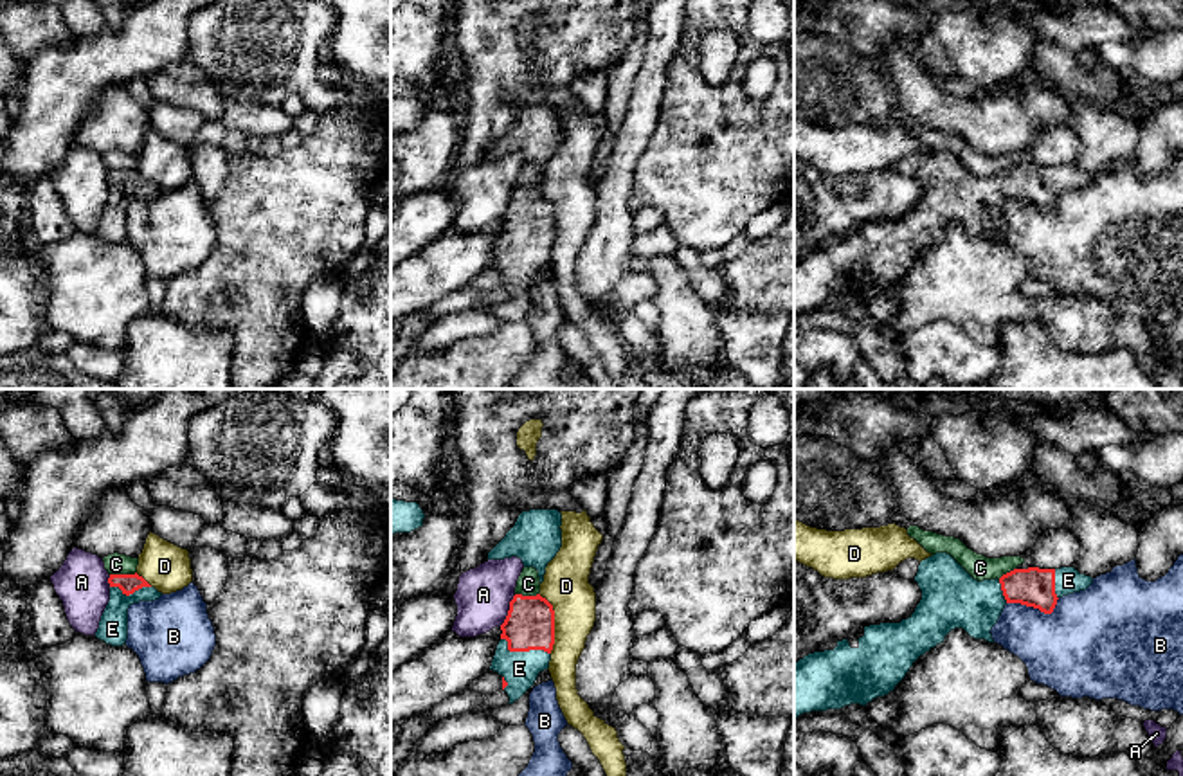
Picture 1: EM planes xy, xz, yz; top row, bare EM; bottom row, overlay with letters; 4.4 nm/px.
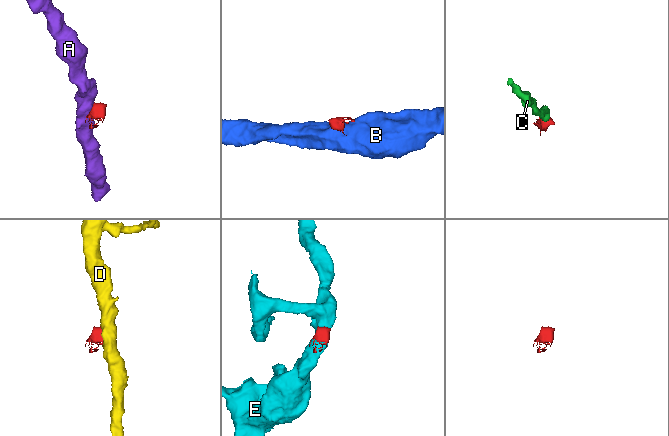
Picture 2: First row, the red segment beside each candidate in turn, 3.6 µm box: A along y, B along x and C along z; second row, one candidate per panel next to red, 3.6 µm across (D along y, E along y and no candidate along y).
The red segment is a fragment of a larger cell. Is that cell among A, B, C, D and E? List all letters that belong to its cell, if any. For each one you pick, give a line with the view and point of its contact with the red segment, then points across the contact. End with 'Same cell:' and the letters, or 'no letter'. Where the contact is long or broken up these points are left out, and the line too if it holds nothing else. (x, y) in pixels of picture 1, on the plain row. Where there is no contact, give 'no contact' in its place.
E: meets red in xz at (523, 247)
Same cell: E

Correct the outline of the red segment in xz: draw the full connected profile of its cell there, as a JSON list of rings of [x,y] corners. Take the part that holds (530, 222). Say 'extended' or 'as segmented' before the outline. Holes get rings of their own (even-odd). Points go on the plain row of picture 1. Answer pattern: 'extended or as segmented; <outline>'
extended; [[[515,191],[501,227],[490,266],[502,274],[508,301],[513,301],[535,281],[538,270],[549,265],[555,241],[553,202],[540,191]]]

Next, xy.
extended; [[[110,171],[110,198],[101,212],[95,234],[112,243],[122,243],[128,236],[128,205],[139,198],[155,198],[162,193],[142,173]]]

